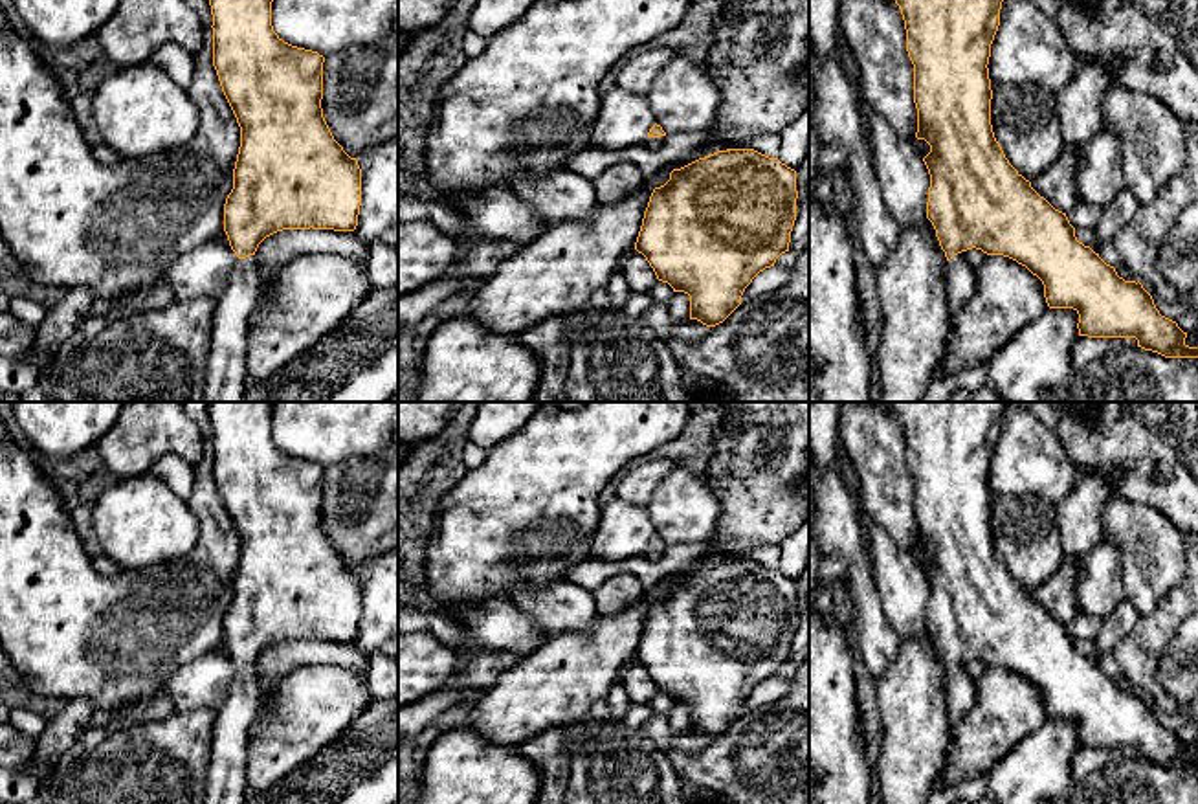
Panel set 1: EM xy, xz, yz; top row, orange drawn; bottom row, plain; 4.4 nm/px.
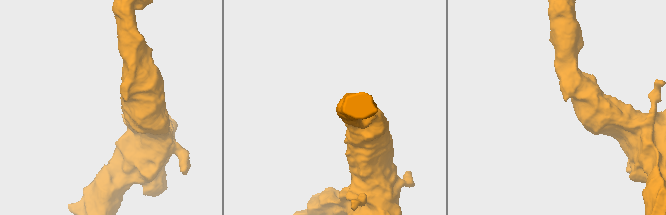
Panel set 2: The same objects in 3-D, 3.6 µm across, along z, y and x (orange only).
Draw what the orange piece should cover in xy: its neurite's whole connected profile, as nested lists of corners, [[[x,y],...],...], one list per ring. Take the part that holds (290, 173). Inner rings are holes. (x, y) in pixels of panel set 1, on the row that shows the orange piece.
[[[209,0],[213,66],[240,127],[224,231],[237,255],[213,312],[204,402],[242,402],[248,319],[257,307],[259,244],[283,229],[354,231],[361,206],[361,169],[334,140],[321,108],[323,62],[317,51],[284,42],[272,26],[273,0]]]

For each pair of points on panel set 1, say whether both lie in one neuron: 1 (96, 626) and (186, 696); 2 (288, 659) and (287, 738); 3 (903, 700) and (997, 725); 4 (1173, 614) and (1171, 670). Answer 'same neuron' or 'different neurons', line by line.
1: different neurons
2: different neurons
3: different neurons
4: different neurons

